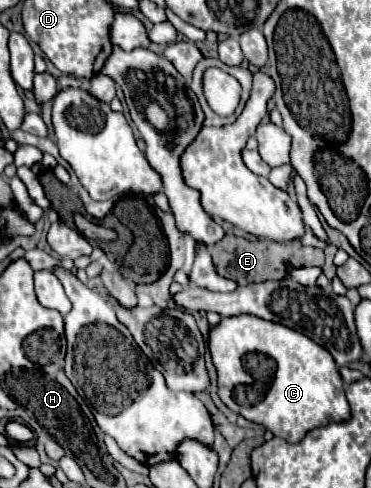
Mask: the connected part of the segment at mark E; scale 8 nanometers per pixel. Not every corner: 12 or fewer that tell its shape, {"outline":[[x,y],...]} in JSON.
{"outline":[[225,235],[217,273],[239,285],[323,267],[321,249]]}

